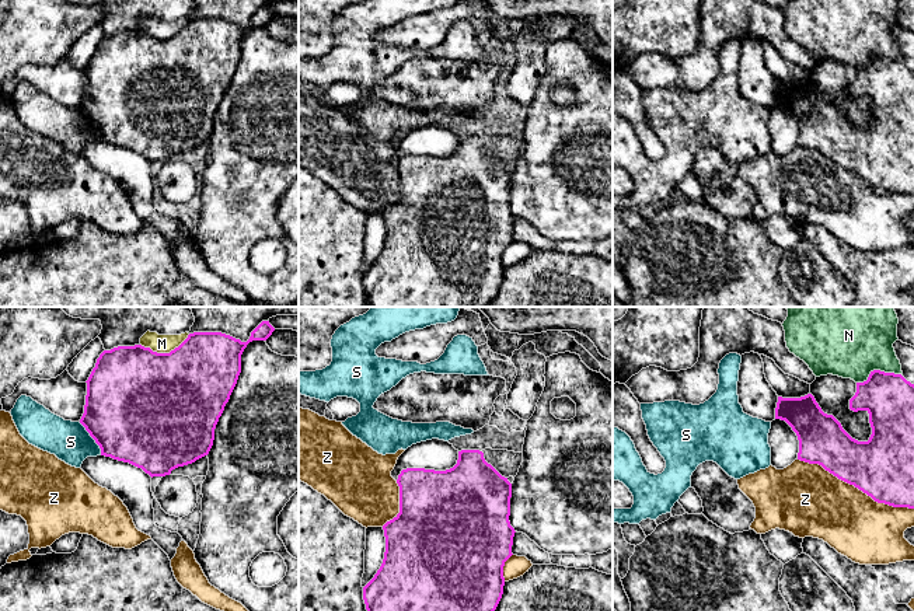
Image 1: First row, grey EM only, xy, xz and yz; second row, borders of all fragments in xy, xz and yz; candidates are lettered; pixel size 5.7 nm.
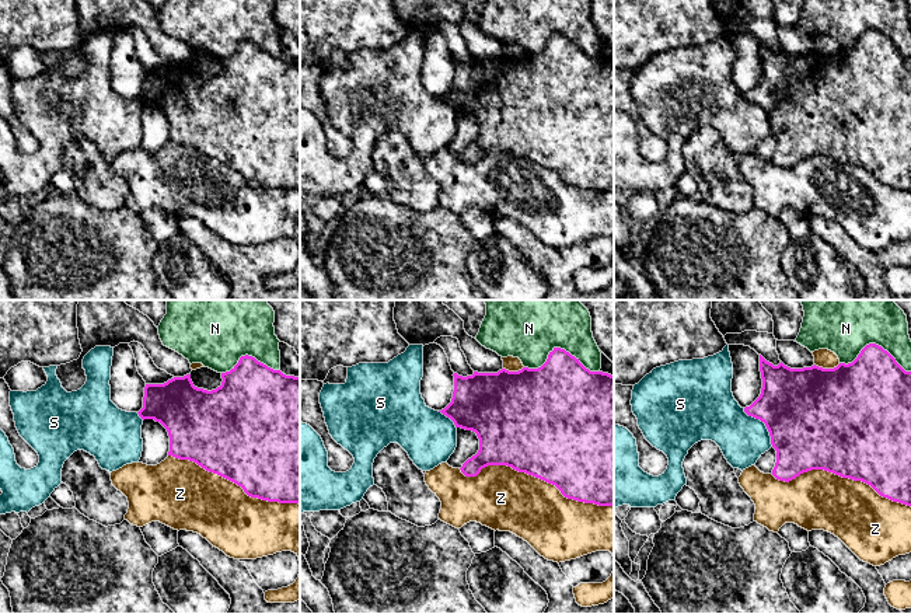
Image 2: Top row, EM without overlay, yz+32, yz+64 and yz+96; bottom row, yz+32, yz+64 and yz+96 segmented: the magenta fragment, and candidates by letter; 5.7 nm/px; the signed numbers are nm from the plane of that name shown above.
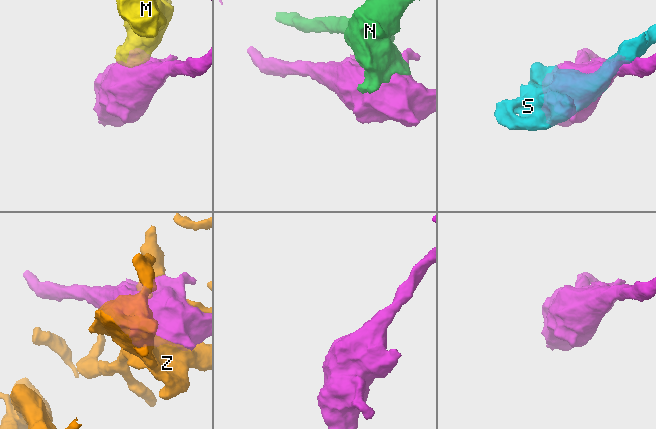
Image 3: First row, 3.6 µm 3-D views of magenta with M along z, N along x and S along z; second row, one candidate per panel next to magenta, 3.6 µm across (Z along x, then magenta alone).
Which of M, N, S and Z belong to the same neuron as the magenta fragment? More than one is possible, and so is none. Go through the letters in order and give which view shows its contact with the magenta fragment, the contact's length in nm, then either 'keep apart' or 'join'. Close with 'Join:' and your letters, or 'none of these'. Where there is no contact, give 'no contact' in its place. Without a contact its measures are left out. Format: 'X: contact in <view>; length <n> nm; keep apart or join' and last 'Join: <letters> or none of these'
M: contact in xy; length 300 nm; keep apart
N: contact in yz; length 260 nm; keep apart
S: contact in xy; length 240 nm; keep apart
Z: contact in yz; length 700 nm; keep apart
Join: none of these

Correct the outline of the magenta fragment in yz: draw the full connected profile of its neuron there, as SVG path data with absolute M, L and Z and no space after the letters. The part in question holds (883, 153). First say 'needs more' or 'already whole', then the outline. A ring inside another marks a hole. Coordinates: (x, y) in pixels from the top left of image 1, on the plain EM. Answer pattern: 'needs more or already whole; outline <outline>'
already whole; outline M873 56L866 67L857 69L850 95L869 99L872 121L868 128L852 125L833 101L821 97L812 80L800 84L778 83L775 105L785 107L796 119L798 146L821 151L878 189L914 195L914 70L901 60Z

